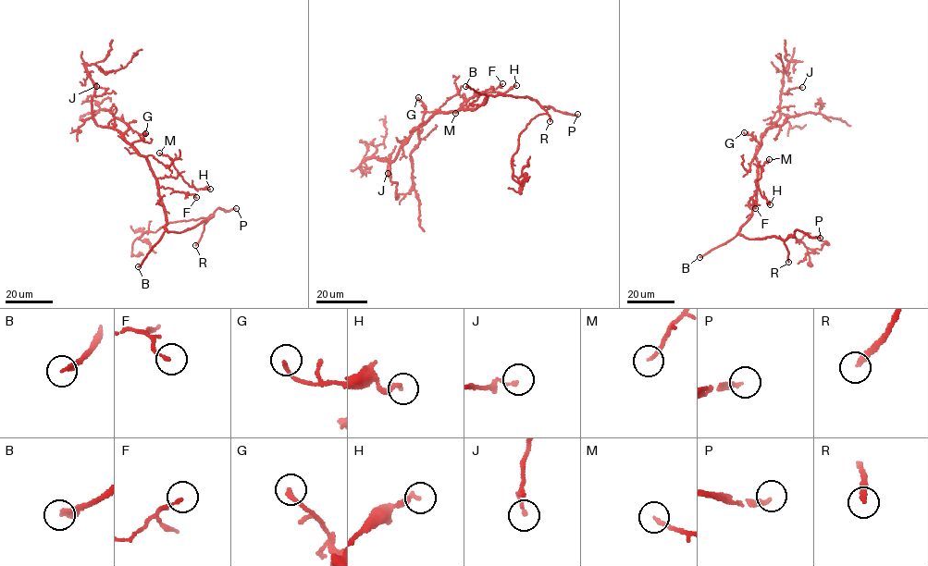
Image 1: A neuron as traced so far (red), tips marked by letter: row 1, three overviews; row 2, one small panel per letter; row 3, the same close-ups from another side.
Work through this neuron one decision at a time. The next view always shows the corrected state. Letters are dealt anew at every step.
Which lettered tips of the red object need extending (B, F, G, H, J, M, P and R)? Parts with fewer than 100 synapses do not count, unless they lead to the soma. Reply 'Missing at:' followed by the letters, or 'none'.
Missing at: B, P, R

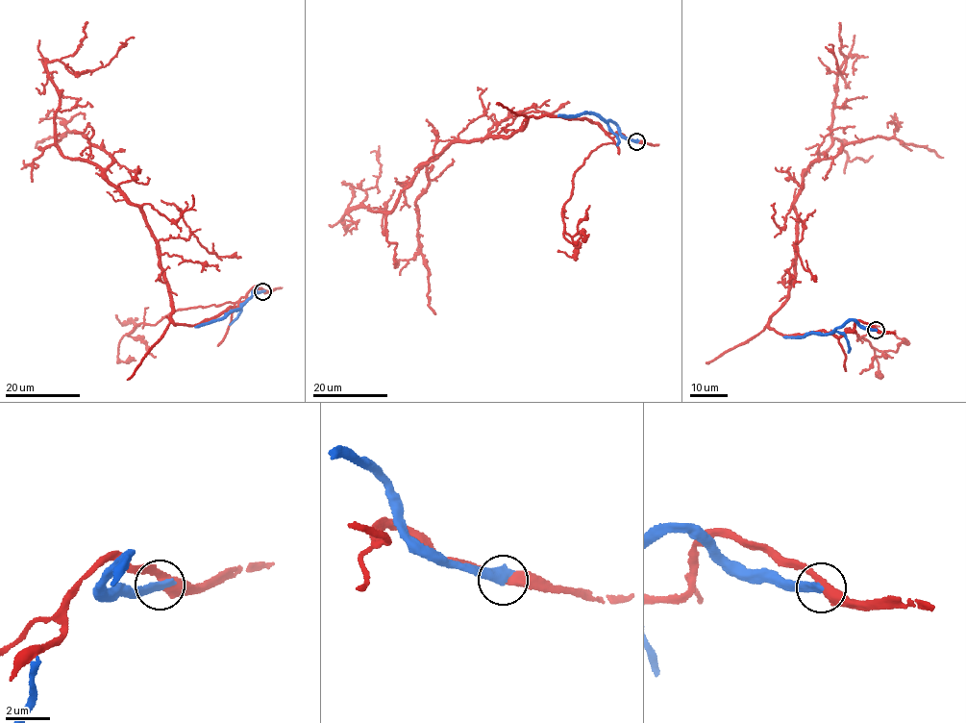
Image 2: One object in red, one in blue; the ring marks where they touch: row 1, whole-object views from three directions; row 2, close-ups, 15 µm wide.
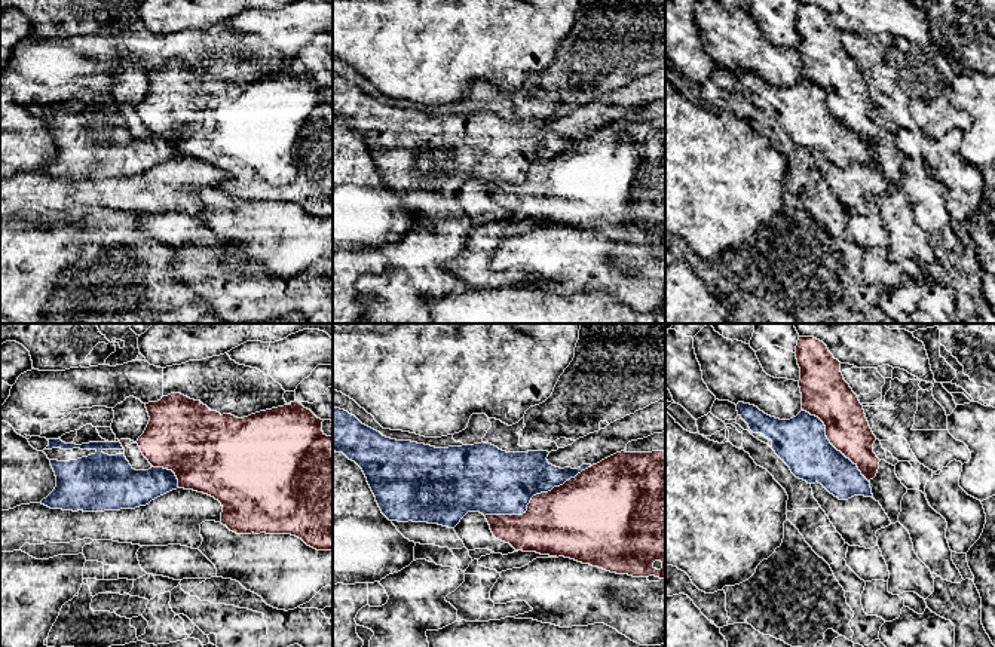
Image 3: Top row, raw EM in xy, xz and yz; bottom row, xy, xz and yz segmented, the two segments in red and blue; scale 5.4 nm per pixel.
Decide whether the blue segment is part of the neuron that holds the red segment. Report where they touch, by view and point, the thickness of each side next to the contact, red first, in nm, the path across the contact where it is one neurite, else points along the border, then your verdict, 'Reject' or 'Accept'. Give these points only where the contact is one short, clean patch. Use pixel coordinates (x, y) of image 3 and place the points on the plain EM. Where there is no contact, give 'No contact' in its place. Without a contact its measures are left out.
Touches red at xz (536, 162). Thickness 400 nm (red) against 360 nm. Reject

